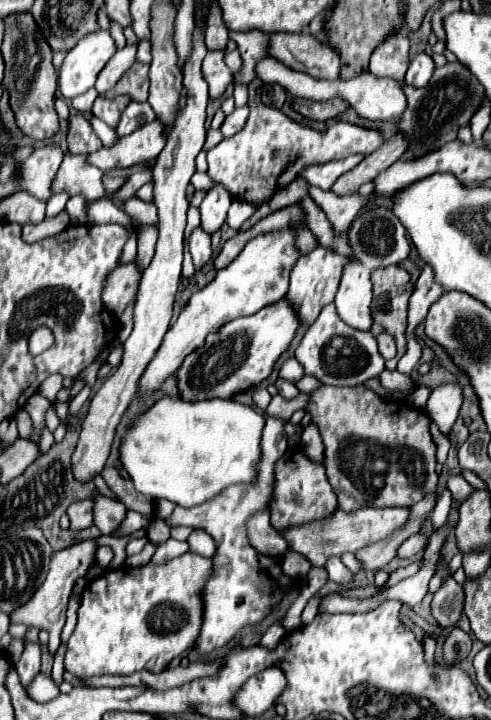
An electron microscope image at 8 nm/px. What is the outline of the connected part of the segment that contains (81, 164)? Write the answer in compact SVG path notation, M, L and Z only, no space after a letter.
M68 153L59 167L51 183L51 193L69 193L69 195L85 195L87 199L97 199L107 195L103 191L103 171L95 165L89 165L89 155L73 155Z

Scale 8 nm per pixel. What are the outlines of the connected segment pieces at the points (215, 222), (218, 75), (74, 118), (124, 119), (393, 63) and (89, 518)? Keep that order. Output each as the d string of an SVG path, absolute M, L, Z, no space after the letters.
M215 183L213 189L205 195L203 203L199 205L201 225L205 231L213 233L213 231L221 229L221 225L225 223L227 209L229 209L231 201L233 201L233 195L221 183Z
M207 51L203 59L203 77L209 83L209 97L221 97L225 93L233 81L225 65L225 51Z
M71 113L67 119L67 143L71 153L93 153L101 147L101 139L91 129L91 123L83 113Z
M131 101L125 109L125 113L121 115L119 127L117 127L117 135L125 137L129 133L133 133L133 129L149 123L155 119L155 113L151 109L149 103L141 103L141 101Z
M401 29L389 33L373 51L369 69L377 77L391 77L401 81L409 67L409 39L401 33Z
M85 499L85 501L75 501L73 505L67 507L67 515L69 515L69 521L71 521L71 529L73 531L79 531L79 529L85 529L89 525L93 525L93 515L91 515L91 501Z

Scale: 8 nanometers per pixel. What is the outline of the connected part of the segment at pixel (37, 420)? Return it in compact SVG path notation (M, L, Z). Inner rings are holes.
M35 393L35 395L27 401L27 405L25 405L25 411L31 415L33 425L35 425L35 433L31 435L33 441L39 441L39 431L41 431L41 427L45 425L43 415L45 415L47 409L49 409L49 401L47 401L43 395L39 395L39 393Z

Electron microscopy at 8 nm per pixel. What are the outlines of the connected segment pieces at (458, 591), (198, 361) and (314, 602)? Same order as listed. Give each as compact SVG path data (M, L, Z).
M449 575L433 595L433 603L439 603L439 609L433 609L435 621L441 627L455 627L463 611L463 587Z
M285 299L263 307L255 315L239 317L225 323L217 333L211 333L203 347L189 353L183 365L177 371L177 389L185 401L201 399L231 399L237 393L243 393L271 375L271 369L279 355L289 347L295 331L297 317Z
M311 597L301 614L301 621L303 625L307 625L313 621L318 613L319 597Z

